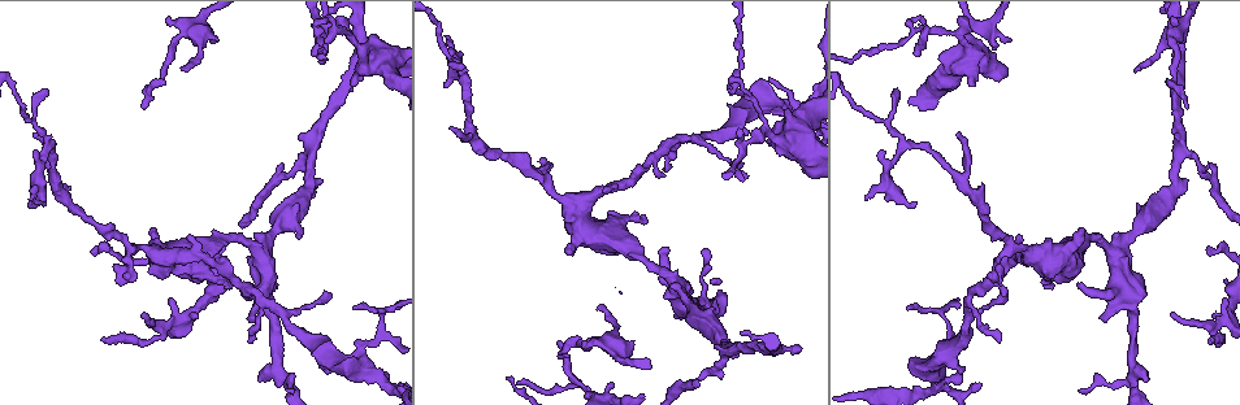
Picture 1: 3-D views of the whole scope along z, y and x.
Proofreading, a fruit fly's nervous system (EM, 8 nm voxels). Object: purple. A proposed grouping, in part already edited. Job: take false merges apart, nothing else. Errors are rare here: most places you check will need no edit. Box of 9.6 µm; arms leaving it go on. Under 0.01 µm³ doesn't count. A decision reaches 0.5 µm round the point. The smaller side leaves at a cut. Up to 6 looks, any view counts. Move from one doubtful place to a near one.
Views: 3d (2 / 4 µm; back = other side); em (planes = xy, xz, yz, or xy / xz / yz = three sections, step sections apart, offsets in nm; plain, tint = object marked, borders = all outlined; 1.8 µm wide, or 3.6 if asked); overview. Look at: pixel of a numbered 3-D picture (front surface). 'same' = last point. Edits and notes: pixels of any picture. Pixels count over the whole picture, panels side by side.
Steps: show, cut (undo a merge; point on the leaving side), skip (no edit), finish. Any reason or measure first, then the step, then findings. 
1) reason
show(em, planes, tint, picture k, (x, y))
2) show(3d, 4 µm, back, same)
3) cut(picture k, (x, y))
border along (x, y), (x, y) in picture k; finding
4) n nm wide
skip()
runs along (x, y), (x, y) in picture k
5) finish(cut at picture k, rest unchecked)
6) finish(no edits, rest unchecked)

show(3d, 4 µm, picture 1, (258, 247))

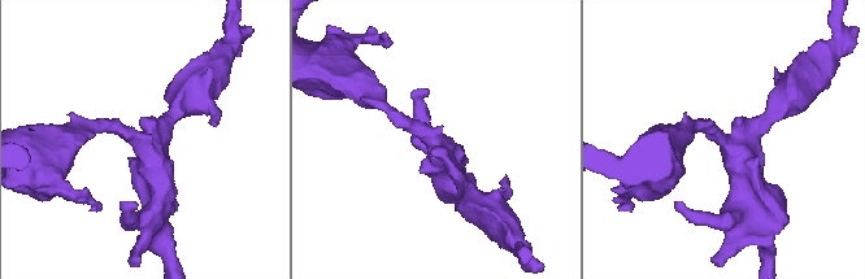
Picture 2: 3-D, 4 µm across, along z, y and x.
3 arms; arms of 180, 220, 360 nm; shape alone is not enough
show(em, yz, step 4, tint, picture 2, (145, 148))

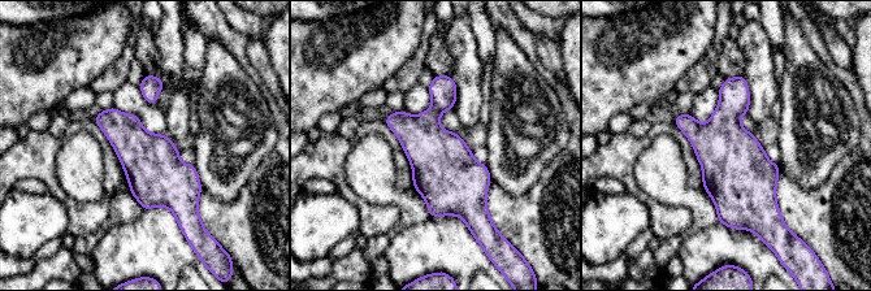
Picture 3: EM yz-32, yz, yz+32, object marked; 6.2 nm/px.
360 nm wide
skip()
continuous, no second neuron

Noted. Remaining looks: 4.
three arms meet
show(em, xy, step 4, tint, picture 1, (196, 29))

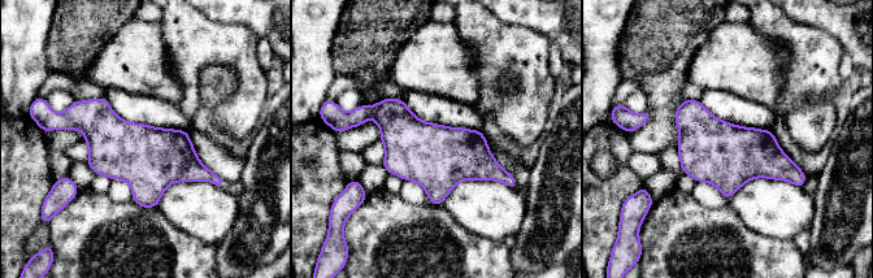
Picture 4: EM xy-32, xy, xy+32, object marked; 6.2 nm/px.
skip()
all the same neuron

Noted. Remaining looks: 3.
a fork
show(em, planes, tint, picture 1, (934, 388))

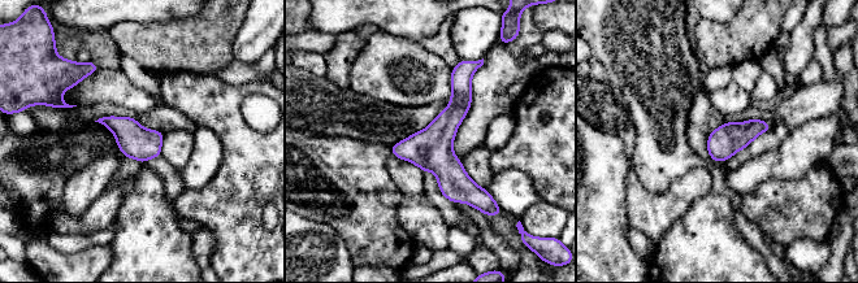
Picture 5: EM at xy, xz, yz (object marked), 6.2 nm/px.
190 nm wide
skip()
runs along (460, 66), (443, 164), (480, 197) in picture 5; continuous, no second neuron

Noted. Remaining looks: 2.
finish(no edits, rest unchecked)

